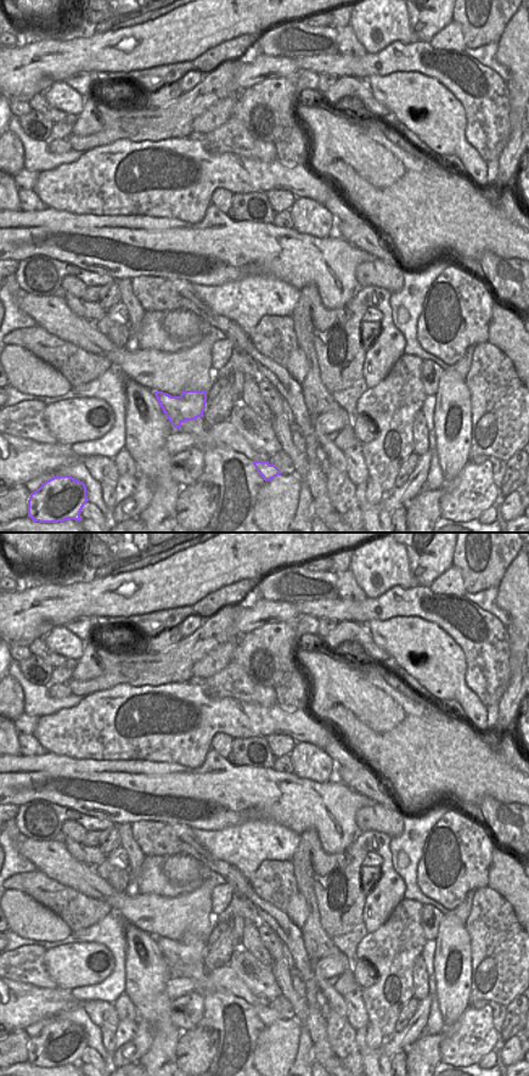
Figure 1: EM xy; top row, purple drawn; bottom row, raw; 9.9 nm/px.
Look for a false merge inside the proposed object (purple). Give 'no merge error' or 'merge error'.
no merge error

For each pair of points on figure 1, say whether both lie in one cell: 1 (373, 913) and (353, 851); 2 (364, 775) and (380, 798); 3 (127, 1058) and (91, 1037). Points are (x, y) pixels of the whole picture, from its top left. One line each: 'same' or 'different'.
1: different
2: same
3: different

